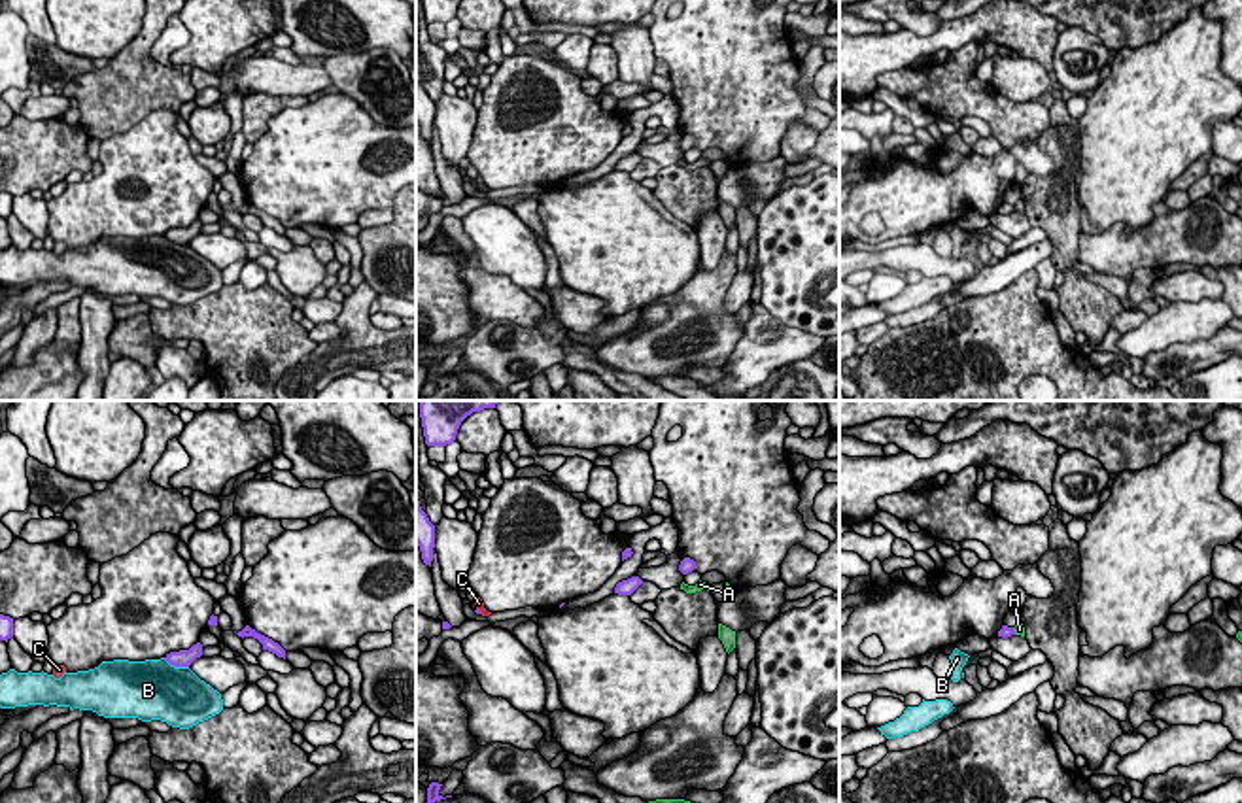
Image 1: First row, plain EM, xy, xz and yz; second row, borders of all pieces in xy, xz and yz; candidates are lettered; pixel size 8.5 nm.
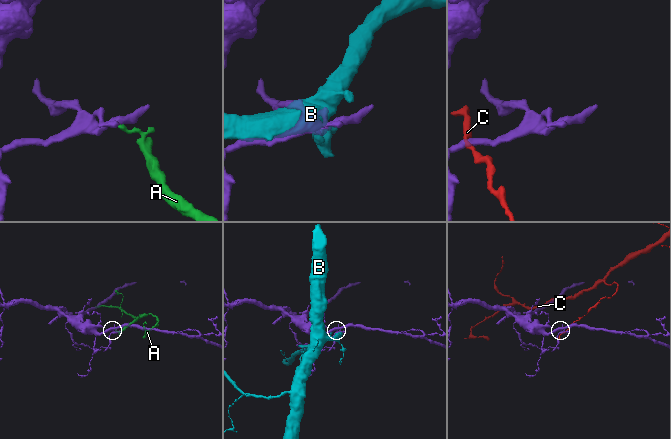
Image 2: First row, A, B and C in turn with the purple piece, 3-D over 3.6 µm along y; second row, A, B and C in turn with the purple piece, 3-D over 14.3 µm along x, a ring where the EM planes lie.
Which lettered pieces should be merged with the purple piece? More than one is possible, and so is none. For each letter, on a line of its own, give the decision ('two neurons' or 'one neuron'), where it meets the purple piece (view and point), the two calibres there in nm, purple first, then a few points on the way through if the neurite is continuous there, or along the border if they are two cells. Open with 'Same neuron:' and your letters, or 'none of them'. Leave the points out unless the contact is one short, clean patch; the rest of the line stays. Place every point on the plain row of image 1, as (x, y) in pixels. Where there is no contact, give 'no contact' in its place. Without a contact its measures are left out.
Same neuron: none of them
A: two neurons | yz (1014, 208) | 100/90 nm | along yz (1012, 205), (1016, 210)
B: two neurons | xy (176, 242) | 160/480 nm
C: two neurons | xz (479, 187) | 50/70 nm

